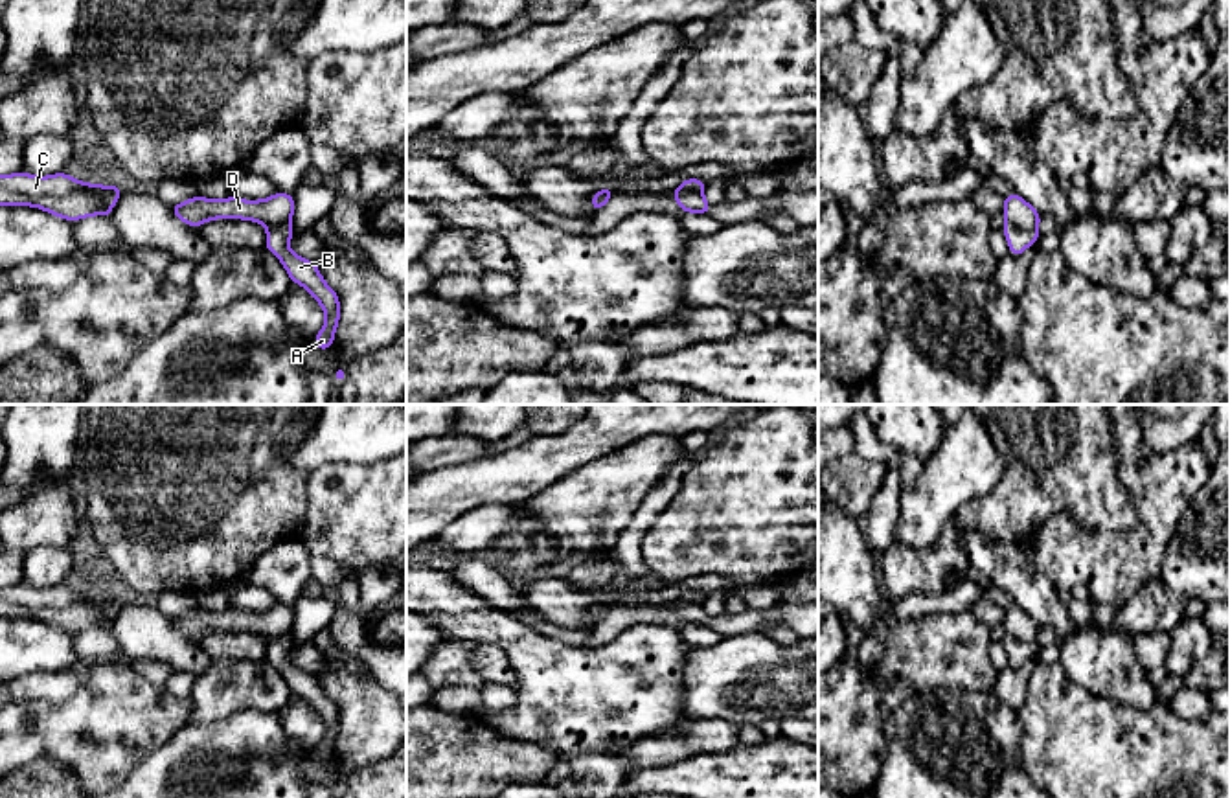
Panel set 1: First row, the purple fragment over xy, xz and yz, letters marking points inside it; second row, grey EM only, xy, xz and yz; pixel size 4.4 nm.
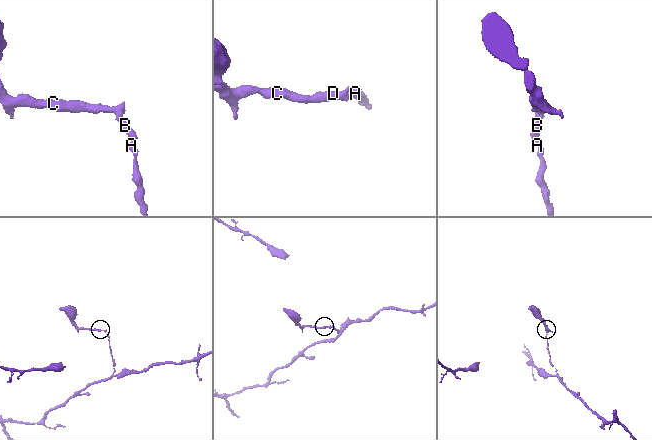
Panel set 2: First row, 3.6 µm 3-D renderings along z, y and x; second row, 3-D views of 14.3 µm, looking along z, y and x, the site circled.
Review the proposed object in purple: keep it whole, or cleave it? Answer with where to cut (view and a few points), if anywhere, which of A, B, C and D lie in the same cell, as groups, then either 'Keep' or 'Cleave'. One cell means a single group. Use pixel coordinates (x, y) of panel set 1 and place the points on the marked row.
Split along yz (1008, 221), (1021, 228), (1036, 230). Groups: A B / C D. Cleave

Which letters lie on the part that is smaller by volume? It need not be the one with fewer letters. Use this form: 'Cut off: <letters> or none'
Cut off: C, D

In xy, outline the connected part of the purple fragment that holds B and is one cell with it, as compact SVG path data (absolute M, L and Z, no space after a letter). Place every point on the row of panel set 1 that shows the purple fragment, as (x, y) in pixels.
M283 222L267 228L265 248L270 250L285 267L292 283L305 287L325 313L325 324L314 336L314 346L322 351L329 349L335 340L335 331L340 320L340 302L336 292L324 281L318 267L305 257L290 252L292 222Z

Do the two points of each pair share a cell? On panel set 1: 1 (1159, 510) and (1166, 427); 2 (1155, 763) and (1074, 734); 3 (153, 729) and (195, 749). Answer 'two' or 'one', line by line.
1: two
2: one
3: two

